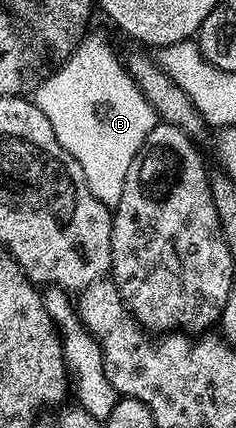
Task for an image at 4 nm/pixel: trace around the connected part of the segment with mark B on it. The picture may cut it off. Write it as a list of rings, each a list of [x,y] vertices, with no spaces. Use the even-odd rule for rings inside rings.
[[[86,35],[73,48],[72,53],[60,62],[61,70],[44,78],[33,90],[31,100],[47,115],[51,127],[55,131],[55,139],[83,167],[83,175],[87,179],[87,187],[91,187],[91,195],[104,205],[115,207],[119,203],[119,195],[123,195],[123,179],[127,175],[127,167],[131,167],[131,159],[143,147],[147,135],[159,123],[157,112],[143,95],[130,75],[128,68],[117,58],[117,53],[101,37]]]

